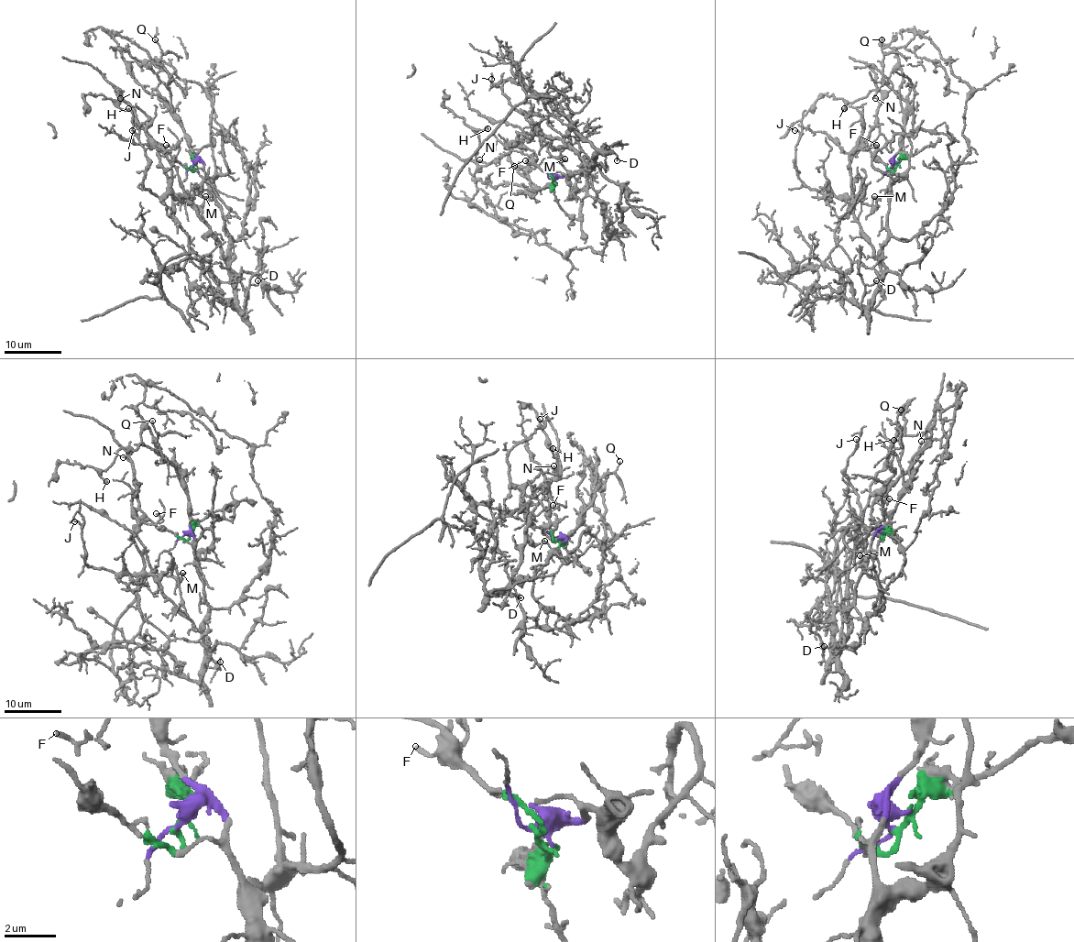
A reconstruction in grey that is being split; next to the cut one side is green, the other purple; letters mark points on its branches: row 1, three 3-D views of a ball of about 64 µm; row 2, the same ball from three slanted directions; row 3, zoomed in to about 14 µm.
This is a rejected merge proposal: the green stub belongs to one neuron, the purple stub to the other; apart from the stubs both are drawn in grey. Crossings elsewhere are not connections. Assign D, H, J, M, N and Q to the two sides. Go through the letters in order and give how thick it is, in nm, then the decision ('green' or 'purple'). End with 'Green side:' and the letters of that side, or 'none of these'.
D: calibre 170 nm; purple
H: calibre 130 nm; green
J: calibre 110 nm; purple
M: calibre 170 nm; green
N: calibre 130 nm; green
Q: calibre 140 nm; purple
Green side: H, M, N

